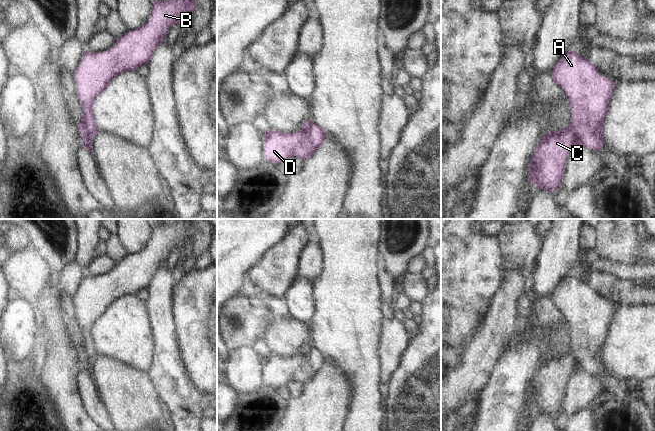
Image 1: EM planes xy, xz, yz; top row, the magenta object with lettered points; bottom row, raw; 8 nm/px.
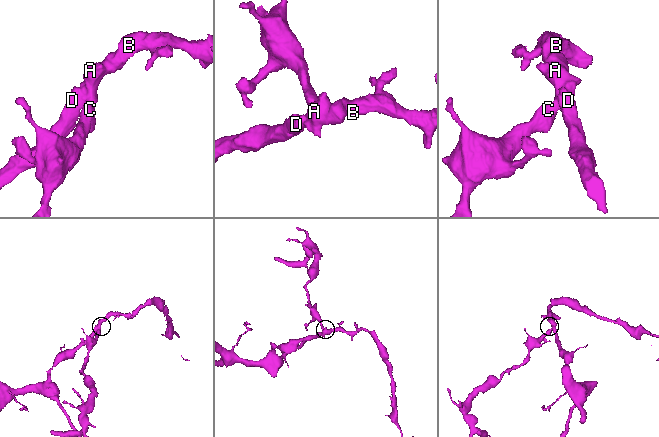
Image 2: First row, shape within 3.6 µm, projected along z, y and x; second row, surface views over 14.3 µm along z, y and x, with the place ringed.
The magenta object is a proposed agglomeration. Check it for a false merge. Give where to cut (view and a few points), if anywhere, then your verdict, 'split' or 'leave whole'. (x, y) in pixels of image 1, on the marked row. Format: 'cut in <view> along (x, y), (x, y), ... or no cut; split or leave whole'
cut in yz along (569, 124), (575, 131), (578, 144); split

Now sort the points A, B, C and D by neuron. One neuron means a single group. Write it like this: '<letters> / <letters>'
A B D / C

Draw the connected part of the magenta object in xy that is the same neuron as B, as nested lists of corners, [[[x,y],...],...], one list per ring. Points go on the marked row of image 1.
[[[168,0],[155,1],[149,21],[140,29],[130,30],[117,40],[116,44],[101,53],[85,51],[78,68],[74,73],[77,84],[77,95],[83,106],[82,119],[91,135],[99,133],[93,113],[97,96],[120,74],[127,71],[136,71],[142,65],[148,64],[155,49],[167,36],[168,29],[173,24],[182,24],[187,15],[192,16],[196,0]]]

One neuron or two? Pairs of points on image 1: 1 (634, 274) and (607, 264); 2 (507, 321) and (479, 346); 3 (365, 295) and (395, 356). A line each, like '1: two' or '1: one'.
1: one
2: one
3: two

